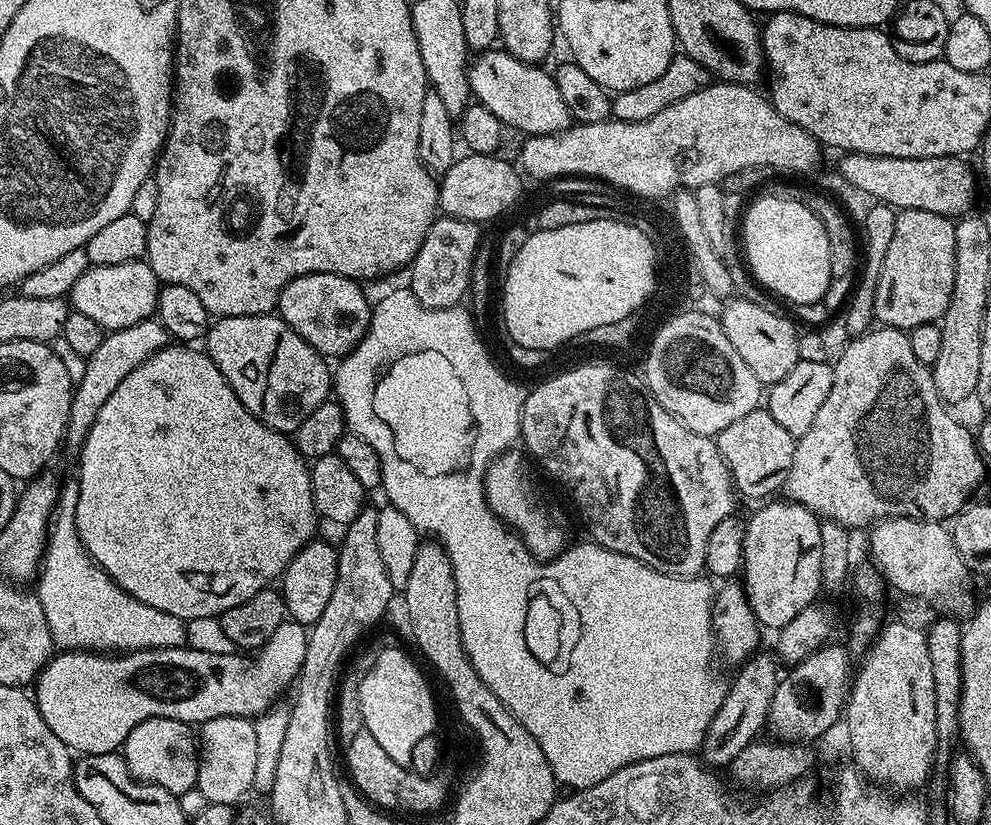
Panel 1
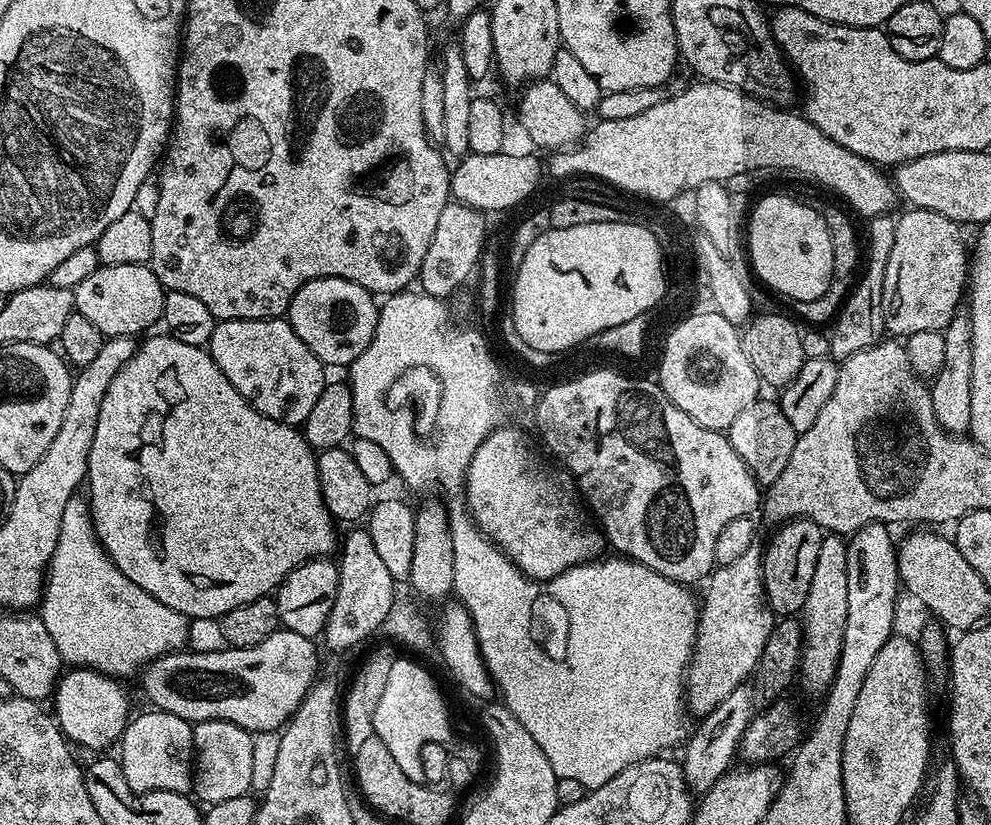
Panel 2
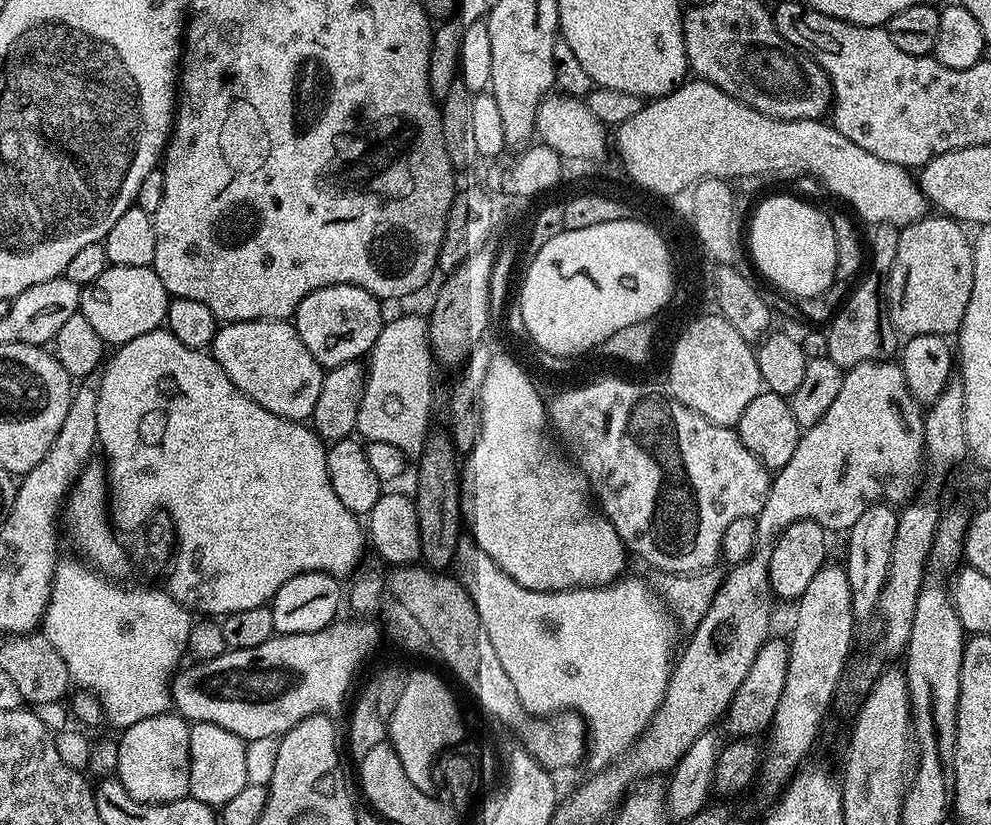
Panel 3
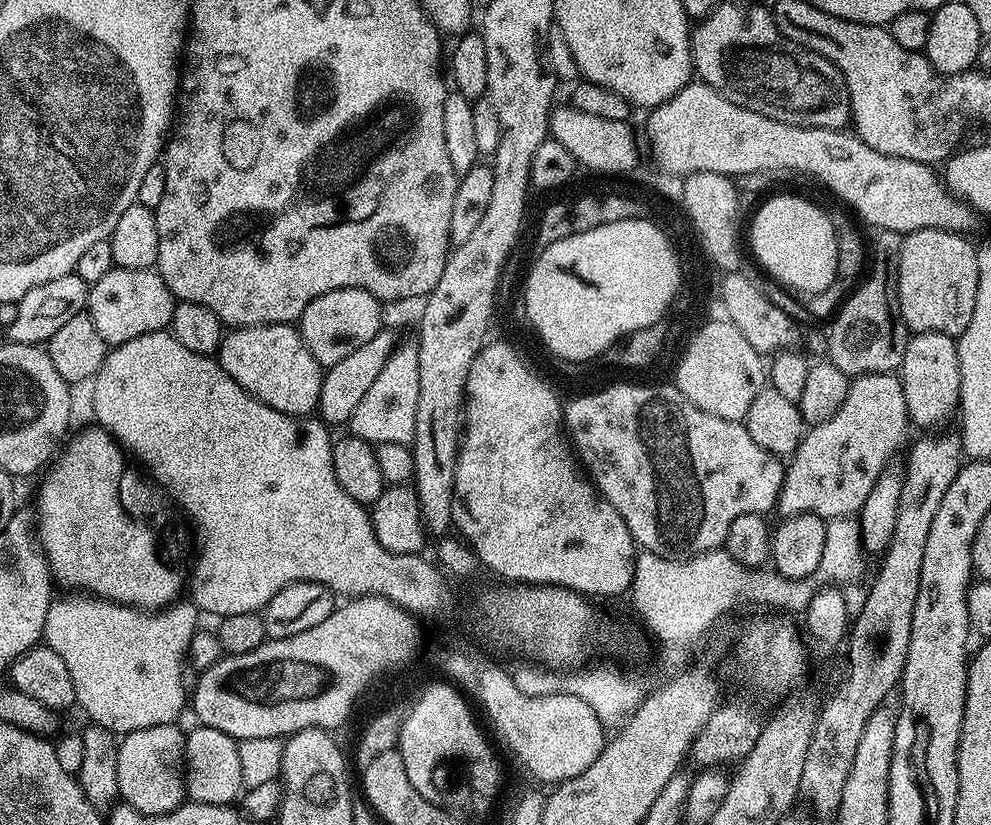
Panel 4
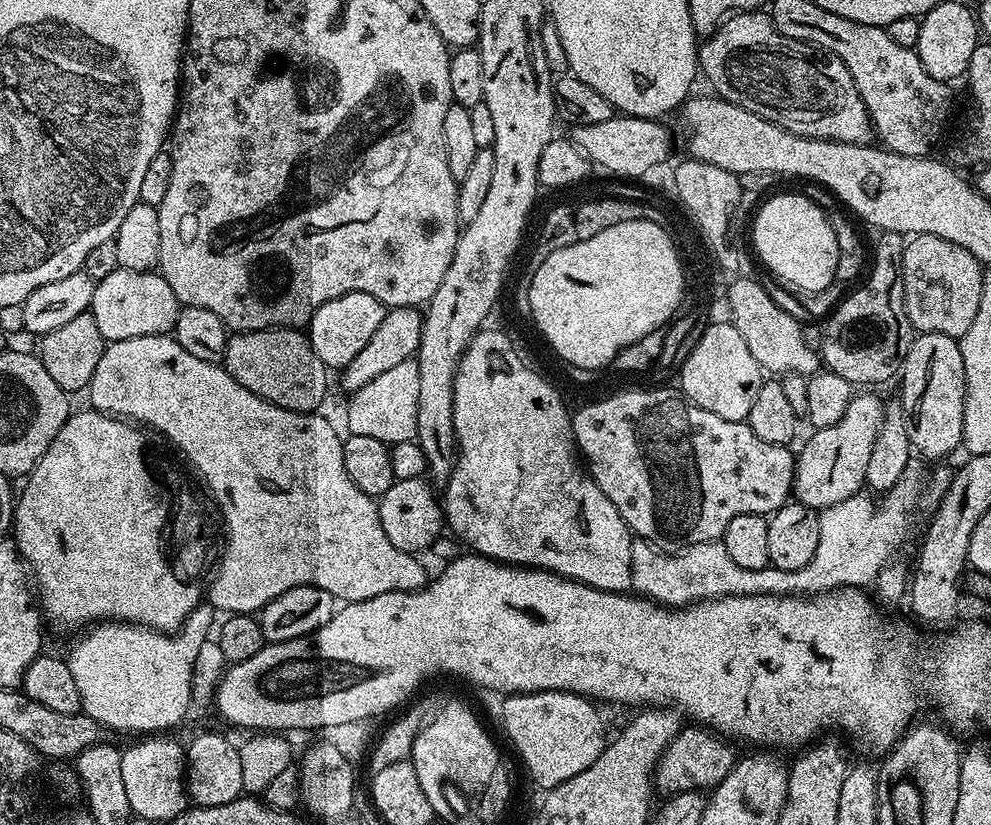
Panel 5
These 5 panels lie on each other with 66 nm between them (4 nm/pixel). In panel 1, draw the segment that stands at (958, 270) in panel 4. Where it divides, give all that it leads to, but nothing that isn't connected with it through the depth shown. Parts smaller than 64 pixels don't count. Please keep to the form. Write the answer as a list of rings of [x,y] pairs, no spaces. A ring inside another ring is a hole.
[[[930,210],[897,211],[894,238],[890,238],[886,258],[882,258],[874,294],[872,315],[877,325],[911,330],[923,324],[934,324],[943,320],[946,306],[950,306],[950,294],[954,294],[955,229],[955,223],[949,217],[942,214],[930,214]]]

